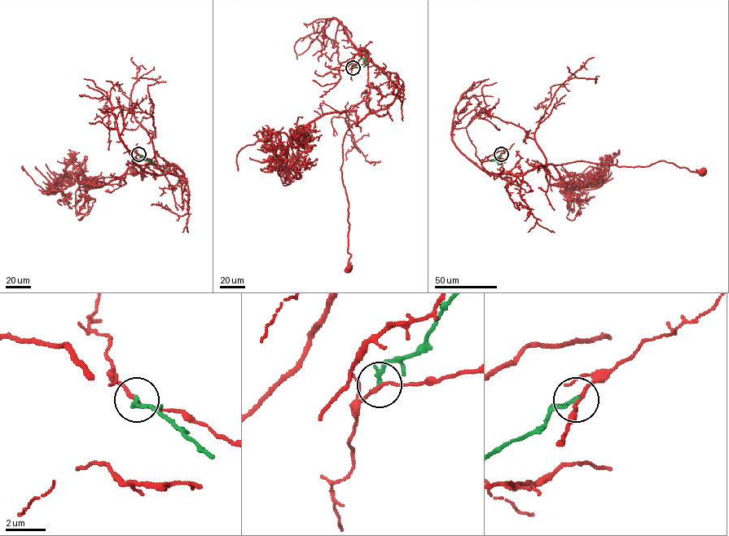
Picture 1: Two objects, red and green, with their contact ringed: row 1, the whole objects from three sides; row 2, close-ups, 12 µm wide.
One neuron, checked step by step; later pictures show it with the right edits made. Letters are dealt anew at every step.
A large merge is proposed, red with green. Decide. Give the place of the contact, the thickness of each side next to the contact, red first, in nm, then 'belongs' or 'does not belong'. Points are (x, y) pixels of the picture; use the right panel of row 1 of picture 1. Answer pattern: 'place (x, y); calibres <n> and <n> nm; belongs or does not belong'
place (501, 154); calibres 170 and 200 nm; does not belong

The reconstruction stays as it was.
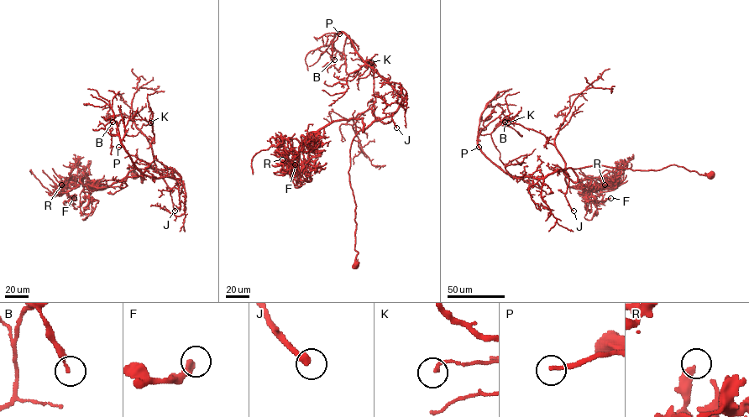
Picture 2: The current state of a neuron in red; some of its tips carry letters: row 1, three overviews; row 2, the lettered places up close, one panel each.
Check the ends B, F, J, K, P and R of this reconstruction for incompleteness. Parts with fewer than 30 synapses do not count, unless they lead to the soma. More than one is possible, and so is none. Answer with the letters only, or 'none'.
J, P

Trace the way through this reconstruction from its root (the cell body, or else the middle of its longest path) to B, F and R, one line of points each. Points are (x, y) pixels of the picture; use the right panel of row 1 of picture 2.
B: (710, 174), (674, 164), (647, 170), (594, 165), (515, 178), (478, 145), (479, 135), (505, 122)
F: (710, 174), (594, 165), (573, 169), (573, 182), (563, 169), (568, 186), (590, 179), (585, 195), (610, 198)
R: (710, 174), (594, 165), (573, 169), (573, 182), (563, 169), (568, 186), (615, 188), (604, 185)

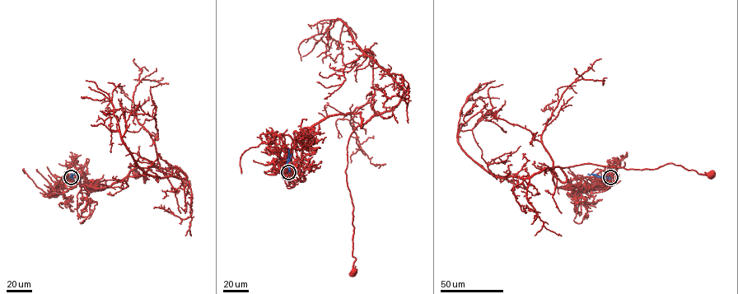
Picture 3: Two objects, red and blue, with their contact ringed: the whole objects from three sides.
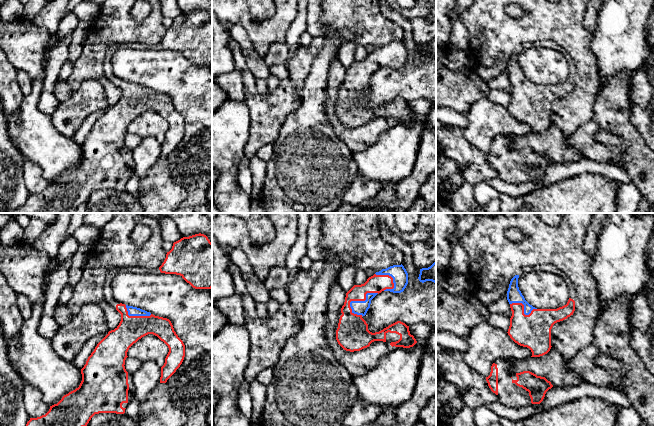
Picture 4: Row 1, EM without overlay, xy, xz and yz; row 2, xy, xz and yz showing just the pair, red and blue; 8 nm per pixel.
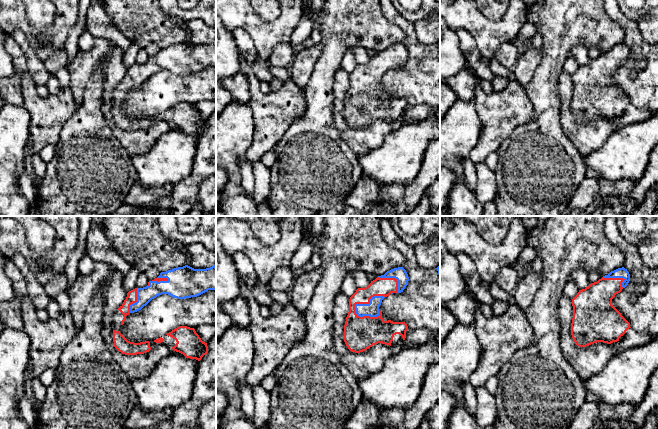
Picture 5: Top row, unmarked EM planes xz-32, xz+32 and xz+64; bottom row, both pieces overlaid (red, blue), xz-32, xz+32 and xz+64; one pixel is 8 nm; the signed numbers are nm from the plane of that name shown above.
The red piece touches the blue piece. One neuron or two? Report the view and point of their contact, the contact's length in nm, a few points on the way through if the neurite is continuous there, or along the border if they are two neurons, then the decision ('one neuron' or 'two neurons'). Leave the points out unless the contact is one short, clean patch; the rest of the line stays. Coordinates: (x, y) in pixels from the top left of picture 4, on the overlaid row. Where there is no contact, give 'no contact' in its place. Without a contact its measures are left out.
xz (361, 300) | 280 nm | one neuron

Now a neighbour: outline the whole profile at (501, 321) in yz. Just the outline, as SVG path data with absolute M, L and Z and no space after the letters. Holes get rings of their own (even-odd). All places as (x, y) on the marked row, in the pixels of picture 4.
M491 314L488 322L494 327L500 328L505 332L508 332L510 326L510 318L505 316L504 314Z

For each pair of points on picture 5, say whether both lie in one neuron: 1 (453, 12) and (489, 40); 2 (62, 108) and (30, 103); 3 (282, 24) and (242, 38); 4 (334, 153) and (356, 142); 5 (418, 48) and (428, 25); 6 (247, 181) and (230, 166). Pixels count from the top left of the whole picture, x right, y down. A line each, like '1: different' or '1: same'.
1: same
2: same
3: different
4: different
5: different
6: different

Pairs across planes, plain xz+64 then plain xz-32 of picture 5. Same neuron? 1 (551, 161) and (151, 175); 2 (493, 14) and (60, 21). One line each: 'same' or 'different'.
1: different
2: different

